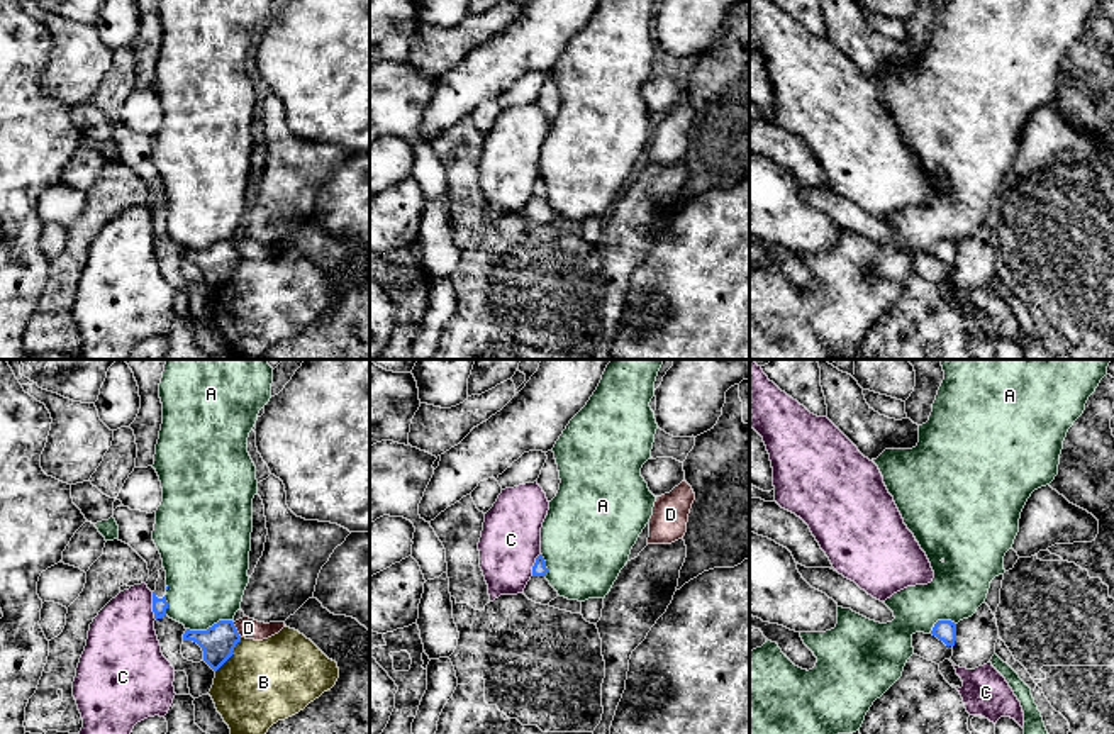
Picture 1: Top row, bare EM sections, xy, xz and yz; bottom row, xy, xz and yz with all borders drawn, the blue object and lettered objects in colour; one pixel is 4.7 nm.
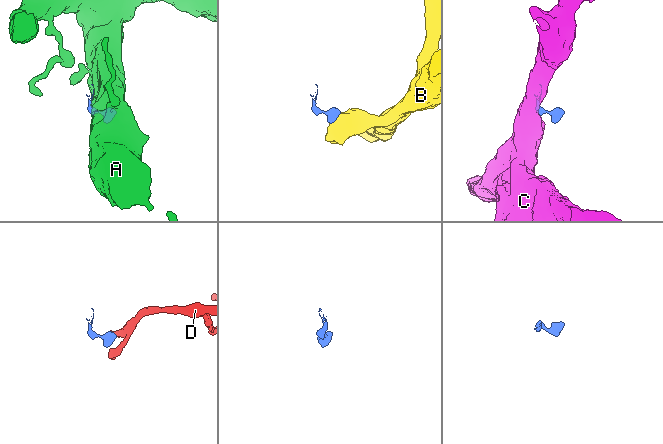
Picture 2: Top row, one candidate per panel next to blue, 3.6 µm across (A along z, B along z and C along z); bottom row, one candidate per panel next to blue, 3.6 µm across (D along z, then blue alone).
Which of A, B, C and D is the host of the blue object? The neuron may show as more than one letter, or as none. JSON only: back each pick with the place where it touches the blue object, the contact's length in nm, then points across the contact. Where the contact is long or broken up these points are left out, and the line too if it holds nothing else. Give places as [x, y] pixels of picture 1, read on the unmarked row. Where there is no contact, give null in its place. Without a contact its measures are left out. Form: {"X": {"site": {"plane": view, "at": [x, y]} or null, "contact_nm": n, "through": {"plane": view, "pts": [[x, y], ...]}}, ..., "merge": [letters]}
{"merge": []}

